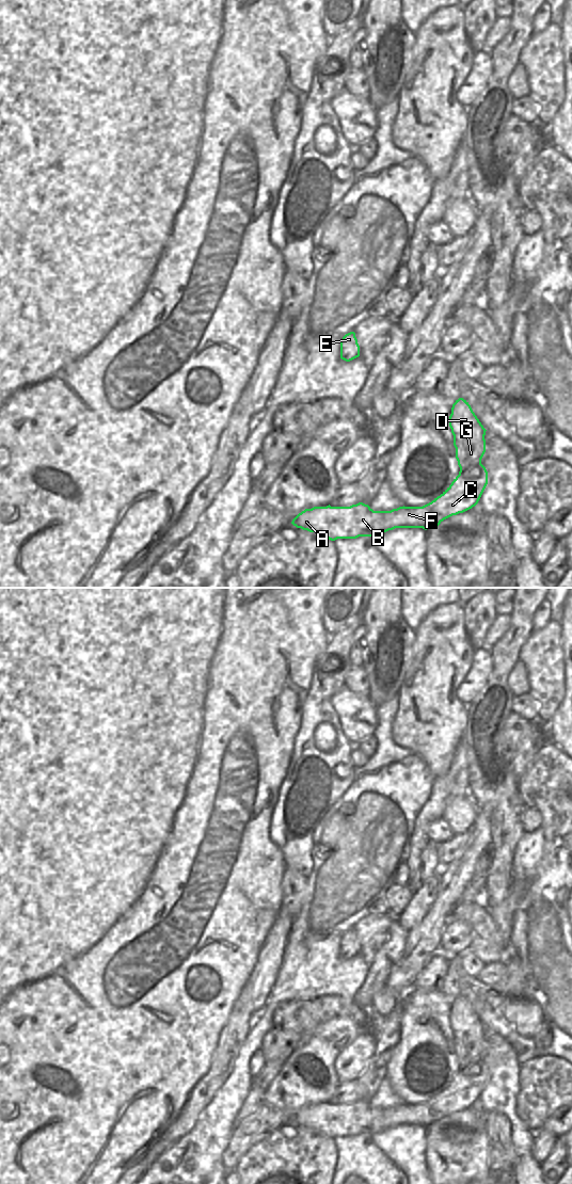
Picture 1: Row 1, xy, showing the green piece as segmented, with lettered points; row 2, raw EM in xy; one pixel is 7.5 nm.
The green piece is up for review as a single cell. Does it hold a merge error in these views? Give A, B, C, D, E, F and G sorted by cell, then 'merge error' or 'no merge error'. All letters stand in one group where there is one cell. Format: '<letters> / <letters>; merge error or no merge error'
A B C E F / D G; merge error

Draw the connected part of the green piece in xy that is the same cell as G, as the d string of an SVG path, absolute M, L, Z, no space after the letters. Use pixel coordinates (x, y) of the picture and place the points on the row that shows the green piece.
M463 398L452 404L449 427L454 435L459 475L467 473L481 464L486 452L486 429Z

